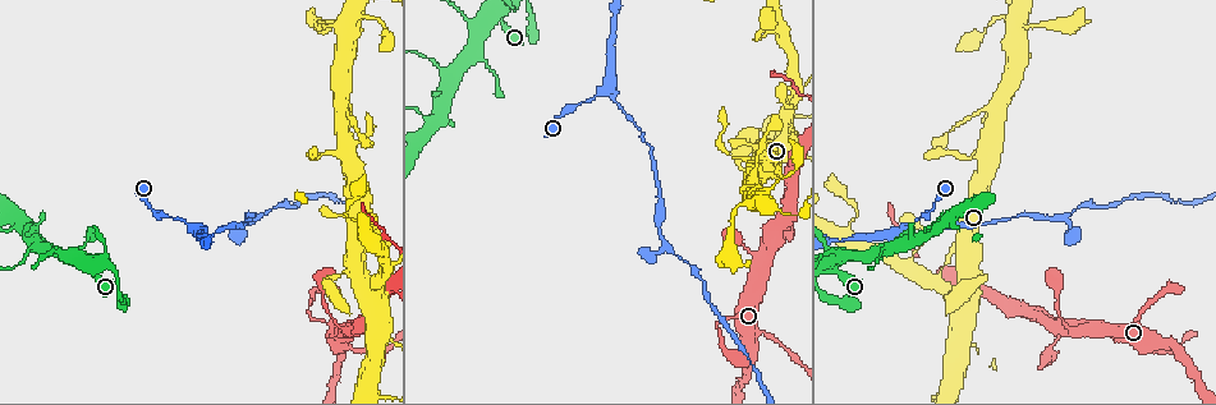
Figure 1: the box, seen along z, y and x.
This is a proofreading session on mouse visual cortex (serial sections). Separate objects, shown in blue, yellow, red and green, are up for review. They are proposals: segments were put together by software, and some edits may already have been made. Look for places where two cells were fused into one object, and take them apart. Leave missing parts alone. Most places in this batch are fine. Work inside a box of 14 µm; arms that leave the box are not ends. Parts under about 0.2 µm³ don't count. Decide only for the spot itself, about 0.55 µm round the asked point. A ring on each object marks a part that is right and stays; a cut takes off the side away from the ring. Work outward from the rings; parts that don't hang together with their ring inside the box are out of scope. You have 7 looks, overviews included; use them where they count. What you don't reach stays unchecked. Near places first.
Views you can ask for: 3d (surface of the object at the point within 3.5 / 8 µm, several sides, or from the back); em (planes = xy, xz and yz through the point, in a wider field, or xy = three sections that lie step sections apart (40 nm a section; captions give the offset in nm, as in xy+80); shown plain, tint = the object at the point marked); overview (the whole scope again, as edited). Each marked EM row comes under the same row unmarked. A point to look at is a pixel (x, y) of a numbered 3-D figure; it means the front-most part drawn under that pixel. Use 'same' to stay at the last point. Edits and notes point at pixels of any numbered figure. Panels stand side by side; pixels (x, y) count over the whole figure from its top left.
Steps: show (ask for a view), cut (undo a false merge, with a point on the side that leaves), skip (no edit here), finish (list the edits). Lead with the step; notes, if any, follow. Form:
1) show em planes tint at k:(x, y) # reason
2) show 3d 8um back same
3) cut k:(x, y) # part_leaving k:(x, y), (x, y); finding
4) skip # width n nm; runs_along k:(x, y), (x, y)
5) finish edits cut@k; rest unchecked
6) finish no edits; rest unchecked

show 3d 8um at 1:(747, 203) # abrupt turn

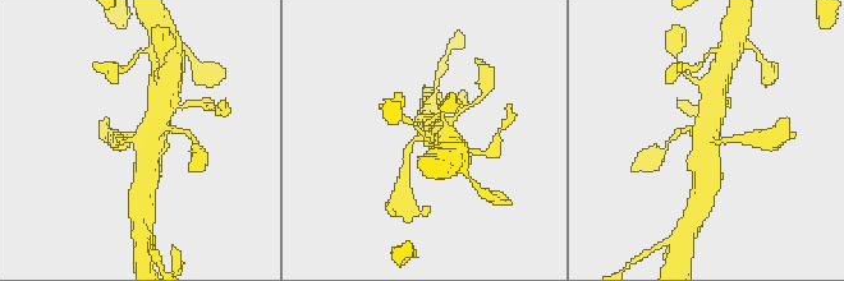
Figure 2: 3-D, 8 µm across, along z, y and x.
show 3d 3.5um at 2:(427, 135) # closer look

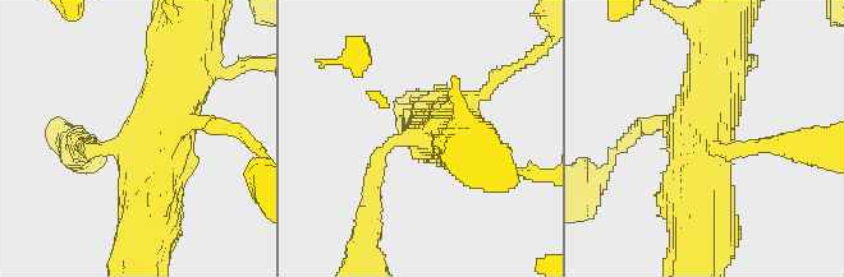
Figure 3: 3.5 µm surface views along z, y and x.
show em planes tint at 3:(710, 150) # shape alone is not enough

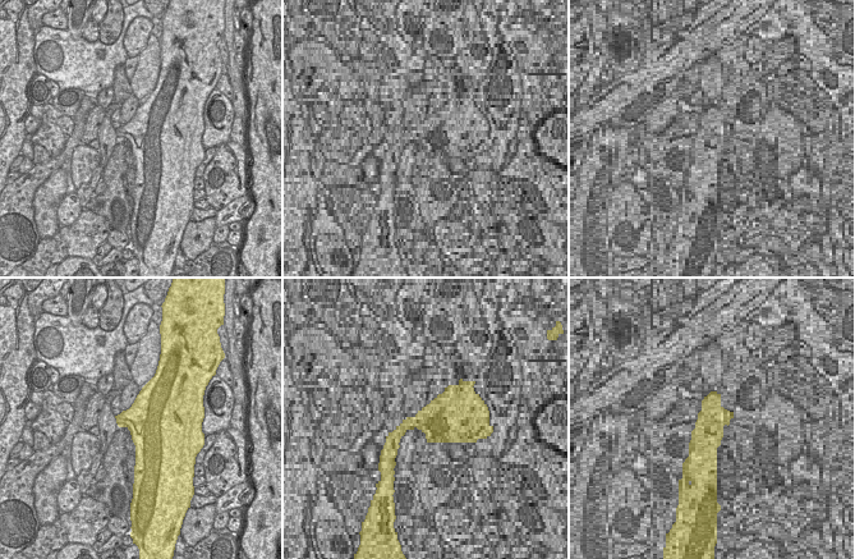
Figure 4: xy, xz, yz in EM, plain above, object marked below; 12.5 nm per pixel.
skip # runs_along 3:(137, 250), (177, 89); continuous, no second cell

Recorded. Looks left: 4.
show 3d 8um back at 1:(359, 353) # sudden change in width

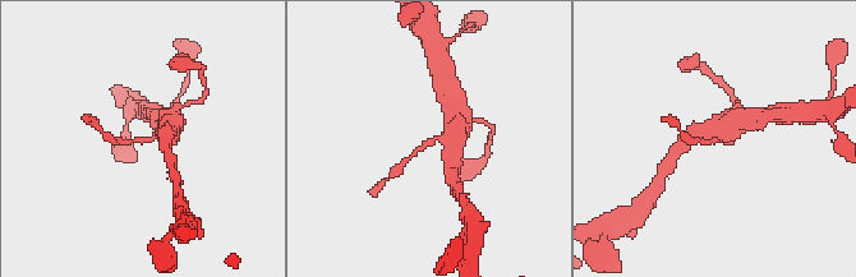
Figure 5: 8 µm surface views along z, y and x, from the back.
show em xy step 1 tint at 5:(714, 140) # arm_widths 200, 700 nm; need the tissue

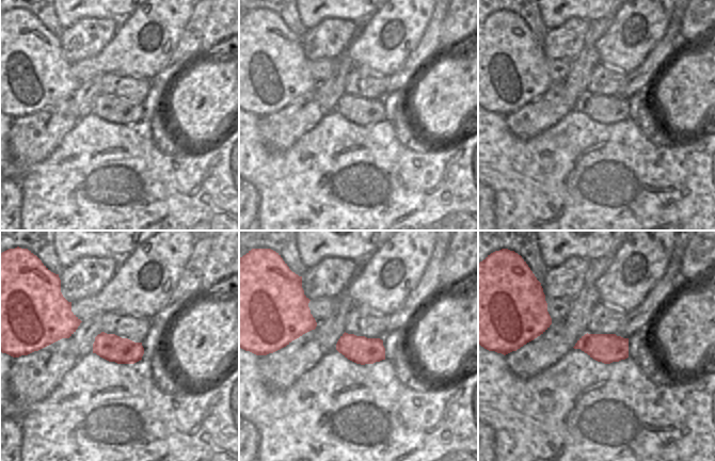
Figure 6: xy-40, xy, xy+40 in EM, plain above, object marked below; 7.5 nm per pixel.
skip # runs_along 5:(170, 128), (143, 141), (115, 141); continuous, no second cell

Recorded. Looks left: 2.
show 3d 3.5um at 1:(441, 72) # a fork

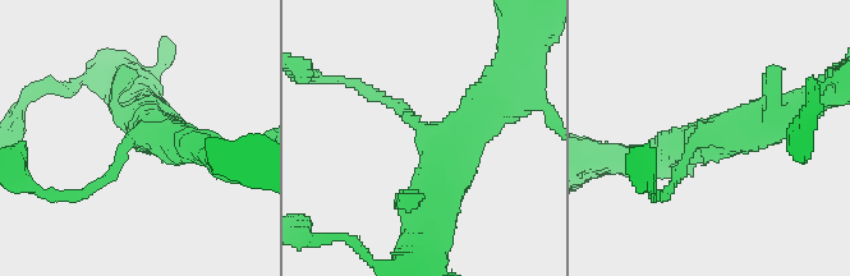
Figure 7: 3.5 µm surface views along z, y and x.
show em xy step 5 tint at 7:(141, 137) # arms 3; arm_widths 150, 400, 500 nm

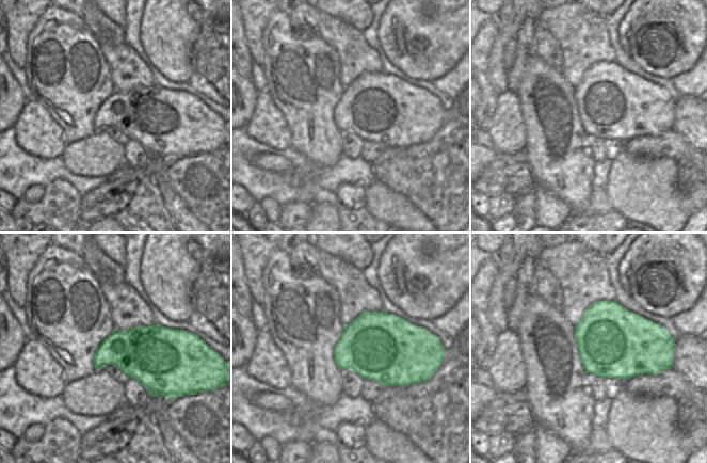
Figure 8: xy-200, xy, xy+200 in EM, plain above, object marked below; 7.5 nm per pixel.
skip # runs_along 7:(513, 90), (450, 146), (430, 217); one cell here

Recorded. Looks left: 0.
finish no edits; rest unchecked

